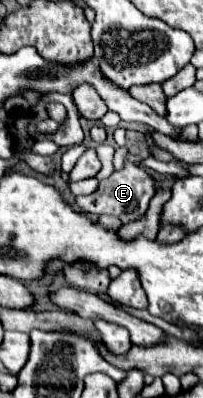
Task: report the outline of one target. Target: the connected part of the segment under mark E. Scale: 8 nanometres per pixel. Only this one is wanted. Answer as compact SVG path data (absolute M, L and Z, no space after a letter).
M125 162L125 168L121 172L113 172L109 178L99 182L99 188L89 194L89 196L77 196L75 204L85 212L85 214L107 214L107 216L115 216L119 218L123 224L135 222L139 218L143 218L143 214L147 212L147 202L153 198L155 194L155 186L151 176L147 174L147 170L143 170L141 166L133 164L133 162Z

